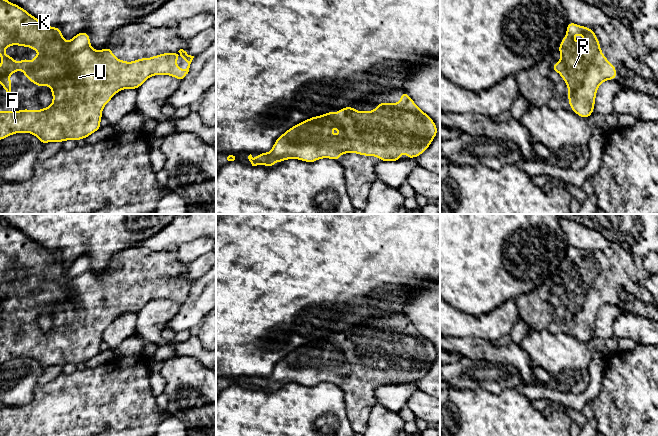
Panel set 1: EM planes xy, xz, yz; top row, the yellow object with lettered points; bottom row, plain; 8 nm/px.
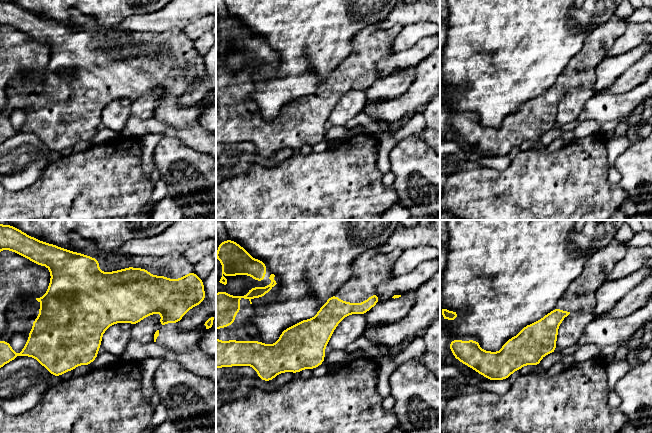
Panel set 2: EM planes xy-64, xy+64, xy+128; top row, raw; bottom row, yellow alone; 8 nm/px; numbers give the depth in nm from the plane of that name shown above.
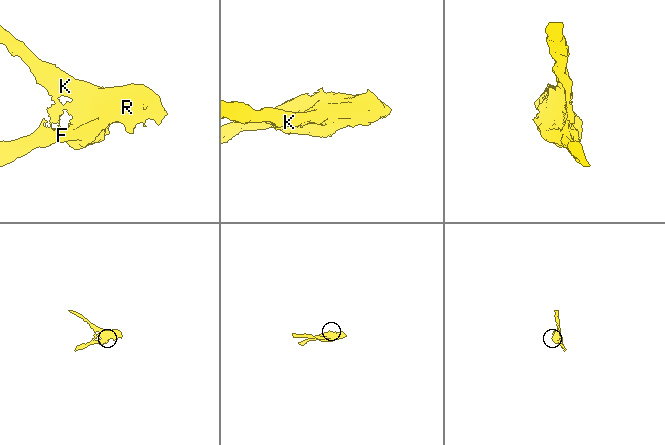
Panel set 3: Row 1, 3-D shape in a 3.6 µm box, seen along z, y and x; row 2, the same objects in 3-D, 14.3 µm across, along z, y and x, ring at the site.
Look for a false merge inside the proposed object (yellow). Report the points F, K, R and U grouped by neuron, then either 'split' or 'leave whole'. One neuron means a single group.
F K R U; leave whole

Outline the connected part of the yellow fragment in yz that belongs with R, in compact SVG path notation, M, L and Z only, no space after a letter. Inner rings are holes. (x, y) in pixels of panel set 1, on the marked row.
M568 21L566 36L562 38L561 45L557 49L561 54L561 60L551 68L561 75L567 85L568 101L572 111L579 117L587 119L593 114L598 87L606 80L617 78L616 68L601 52L597 35L589 27ZM572 35L583 35L585 40L577 42L571 37Z

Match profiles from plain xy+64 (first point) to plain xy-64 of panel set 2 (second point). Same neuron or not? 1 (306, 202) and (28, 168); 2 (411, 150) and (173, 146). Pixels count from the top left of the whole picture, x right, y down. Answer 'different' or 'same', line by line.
1: different
2: same

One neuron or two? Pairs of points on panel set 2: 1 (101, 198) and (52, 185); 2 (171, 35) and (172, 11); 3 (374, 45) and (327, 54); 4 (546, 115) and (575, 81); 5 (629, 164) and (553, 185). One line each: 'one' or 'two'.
1: one
2: two
3: two
4: one
5: two

